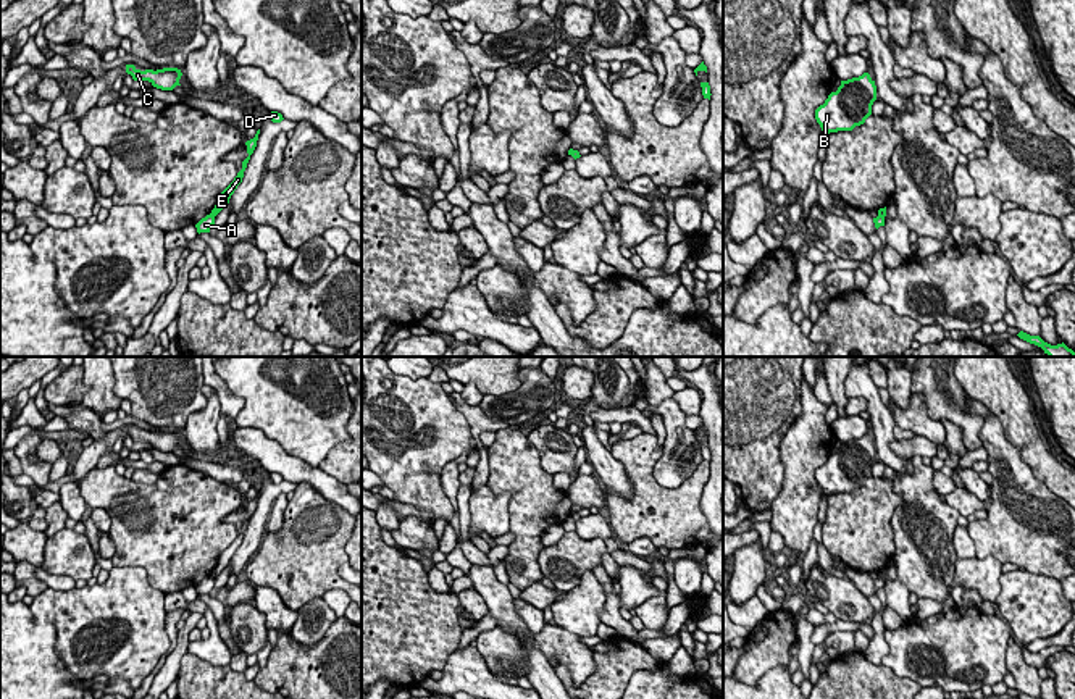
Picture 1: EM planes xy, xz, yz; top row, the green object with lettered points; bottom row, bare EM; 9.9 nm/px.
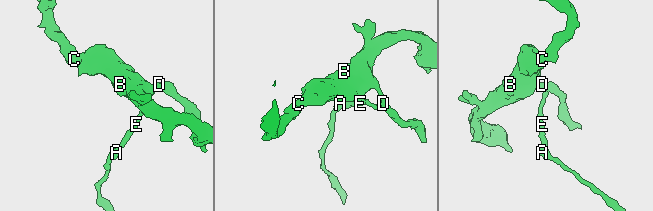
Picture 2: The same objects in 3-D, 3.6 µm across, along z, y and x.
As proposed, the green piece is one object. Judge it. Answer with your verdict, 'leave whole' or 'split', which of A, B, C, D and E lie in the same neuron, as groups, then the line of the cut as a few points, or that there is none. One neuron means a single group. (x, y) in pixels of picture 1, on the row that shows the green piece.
split; groups A / B C D E; cut xy (210, 213), (213, 217)

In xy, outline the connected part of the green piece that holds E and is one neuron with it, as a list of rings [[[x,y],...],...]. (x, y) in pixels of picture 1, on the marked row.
[[[260,129],[257,131],[253,139],[245,142],[249,157],[242,161],[242,170],[237,173],[234,181],[220,194],[220,199],[218,199],[216,205],[210,213],[211,216],[216,216],[229,203],[231,195],[234,194],[237,186],[242,182],[244,171],[247,168],[250,155],[253,153],[253,150],[257,147],[258,134],[260,134]]]

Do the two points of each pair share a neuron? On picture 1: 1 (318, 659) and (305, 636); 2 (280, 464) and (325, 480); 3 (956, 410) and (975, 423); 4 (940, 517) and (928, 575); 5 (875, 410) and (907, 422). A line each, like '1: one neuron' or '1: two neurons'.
1: two neurons
2: one neuron
3: one neuron
4: one neuron
5: two neurons

